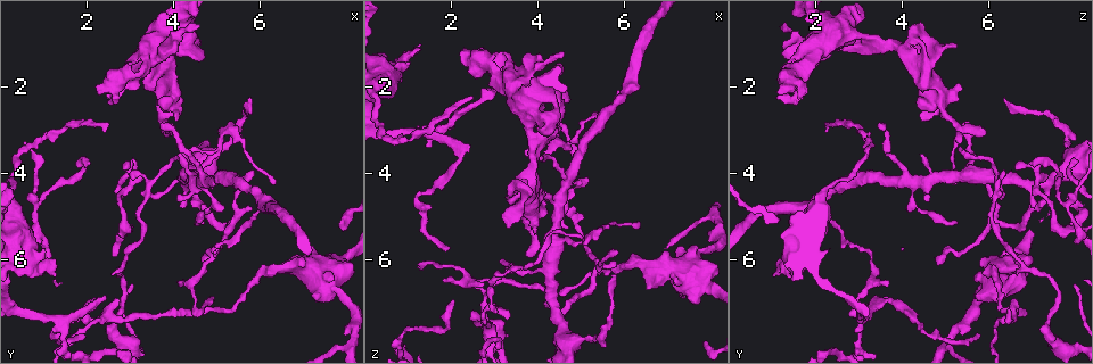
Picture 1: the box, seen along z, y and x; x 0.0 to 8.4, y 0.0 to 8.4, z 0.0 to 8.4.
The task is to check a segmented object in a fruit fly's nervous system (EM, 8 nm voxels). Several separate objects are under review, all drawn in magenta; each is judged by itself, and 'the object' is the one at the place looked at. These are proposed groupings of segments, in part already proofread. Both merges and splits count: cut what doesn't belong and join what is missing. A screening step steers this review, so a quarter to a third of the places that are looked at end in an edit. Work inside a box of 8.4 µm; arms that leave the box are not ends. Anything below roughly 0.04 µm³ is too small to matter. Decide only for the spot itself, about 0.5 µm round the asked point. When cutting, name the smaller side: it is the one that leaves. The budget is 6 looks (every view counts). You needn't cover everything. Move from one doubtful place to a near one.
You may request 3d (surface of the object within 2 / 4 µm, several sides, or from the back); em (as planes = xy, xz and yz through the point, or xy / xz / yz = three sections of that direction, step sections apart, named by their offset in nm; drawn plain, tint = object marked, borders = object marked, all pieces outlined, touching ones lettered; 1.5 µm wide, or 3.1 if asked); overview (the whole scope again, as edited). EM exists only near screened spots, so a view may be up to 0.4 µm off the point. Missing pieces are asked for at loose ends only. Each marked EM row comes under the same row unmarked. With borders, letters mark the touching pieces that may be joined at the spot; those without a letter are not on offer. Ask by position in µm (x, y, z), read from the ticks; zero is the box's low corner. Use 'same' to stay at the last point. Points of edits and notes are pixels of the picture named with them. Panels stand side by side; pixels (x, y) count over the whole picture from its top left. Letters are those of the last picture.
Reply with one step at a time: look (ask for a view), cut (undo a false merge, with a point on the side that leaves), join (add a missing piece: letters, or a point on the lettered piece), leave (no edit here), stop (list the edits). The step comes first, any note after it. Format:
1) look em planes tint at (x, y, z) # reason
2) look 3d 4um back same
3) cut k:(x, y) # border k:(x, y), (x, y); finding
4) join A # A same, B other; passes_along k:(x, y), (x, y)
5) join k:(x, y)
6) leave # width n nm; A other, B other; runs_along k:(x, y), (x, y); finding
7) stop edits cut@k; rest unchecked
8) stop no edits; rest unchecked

look em planes borders at (2.60, 7.70, 7.40) # sharp bend

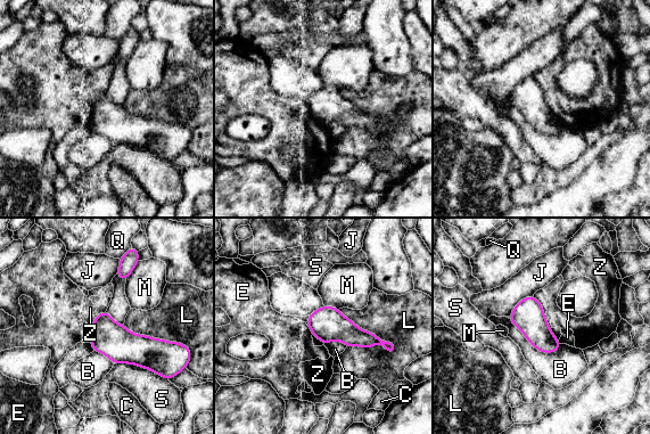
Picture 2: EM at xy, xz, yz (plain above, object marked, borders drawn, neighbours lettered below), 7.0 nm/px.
leave # longest_contact L 500 nm; B other, C other, E other, J other, L other, M other, Q other, S other, Z other; border 2:(544, 316), (552, 334), (558, 340); all the same neuron

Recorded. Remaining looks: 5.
look 3d 4um at (7.00, 6.10, 5.80) # free end

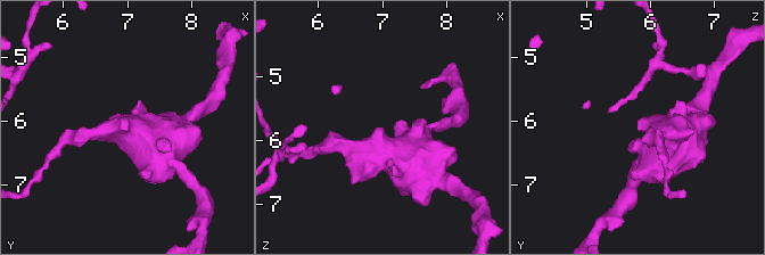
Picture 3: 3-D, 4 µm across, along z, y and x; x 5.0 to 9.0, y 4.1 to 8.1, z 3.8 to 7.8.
look em xz step 4 borders at (7.00, 6.15, 5.75) # arm_widths 280, 700 nm

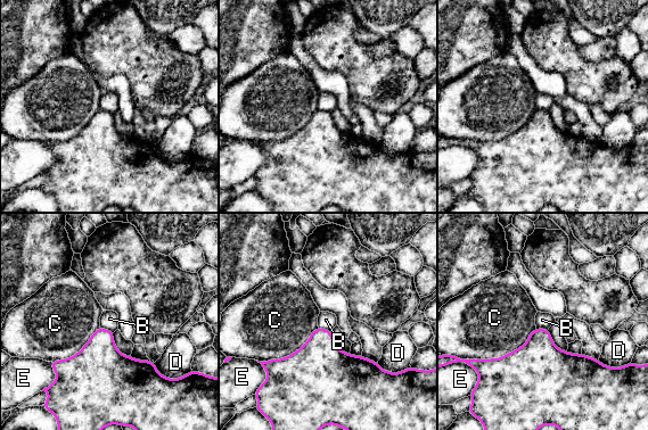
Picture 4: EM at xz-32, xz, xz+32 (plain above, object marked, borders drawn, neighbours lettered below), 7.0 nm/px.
leave # B other, C other, D other, E other; border 4:(100, 327), (113, 332); no lettered piece goes on from it

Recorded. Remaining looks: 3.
look 3d 4um at (3.75, 2.95, 5.90) # thin end

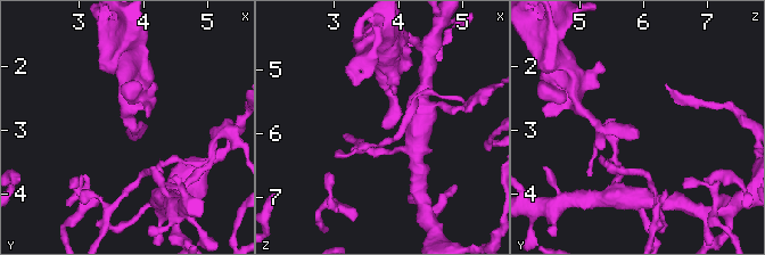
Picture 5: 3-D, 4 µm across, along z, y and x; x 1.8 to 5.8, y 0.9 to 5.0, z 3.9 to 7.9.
look em planes borders at (3.80, 3.00, 5.90) # need the tissue

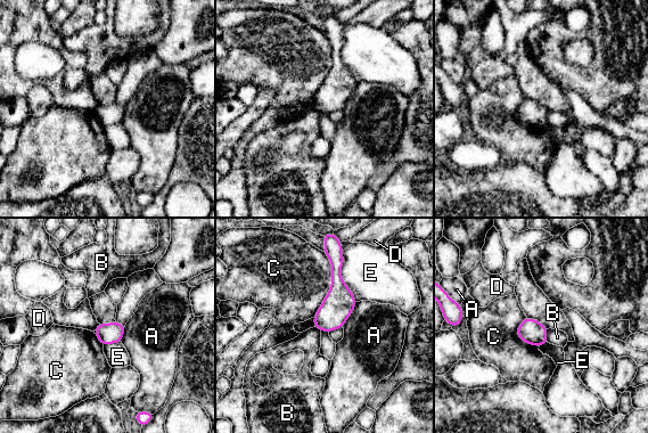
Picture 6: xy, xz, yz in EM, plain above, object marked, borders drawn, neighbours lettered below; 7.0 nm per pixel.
leave # A other, B other, C other, D other, E other; border 6:(548, 329), (547, 342); no lettered piece goes on from it

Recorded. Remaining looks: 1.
stop no edits; rest unchecked

